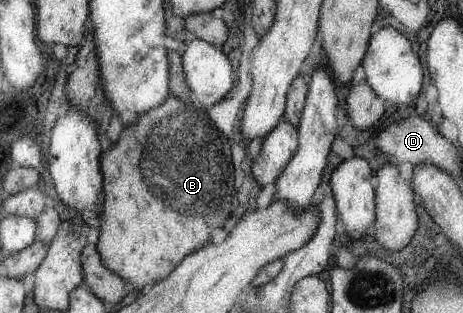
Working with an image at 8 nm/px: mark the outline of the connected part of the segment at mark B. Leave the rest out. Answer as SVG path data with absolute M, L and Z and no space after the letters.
M172 49L167 52L169 62L169 74L171 74L171 95L160 105L150 109L148 112L137 117L134 123L125 127L120 135L117 143L112 144L111 148L100 156L100 170L104 172L104 202L101 208L101 214L98 214L101 221L99 226L99 242L96 244L97 251L100 252L101 259L111 271L115 271L117 275L125 278L134 288L139 288L139 292L144 292L158 281L163 281L169 274L176 270L182 261L190 253L193 253L201 244L209 241L211 233L215 228L223 228L225 222L236 213L236 209L231 209L231 200L233 200L233 174L227 174L231 168L231 160L229 160L229 144L227 140L221 136L221 132L213 126L213 122L209 120L206 110L194 104L191 100L191 90L186 82L182 70L182 54L178 54Z

